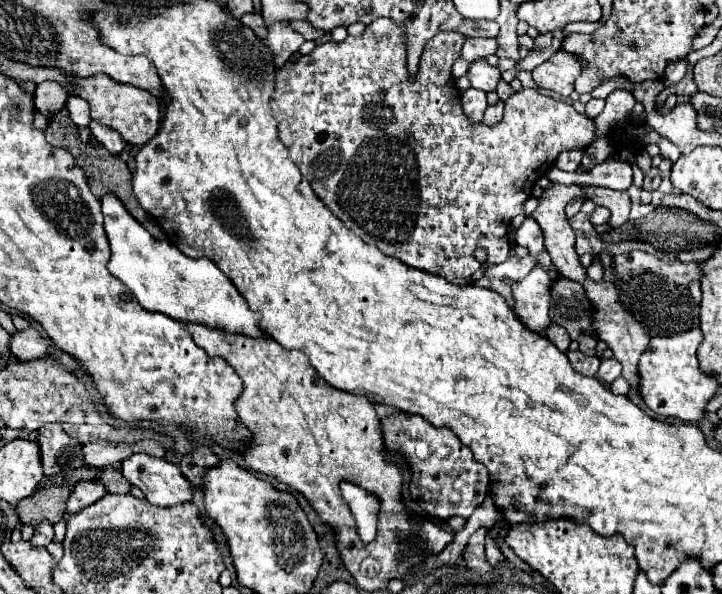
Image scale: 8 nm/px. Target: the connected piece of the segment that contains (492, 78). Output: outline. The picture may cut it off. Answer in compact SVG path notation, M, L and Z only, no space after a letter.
M476 60L470 64L470 70L466 76L474 88L484 92L494 92L500 80L500 70L494 66L488 66L486 60Z

